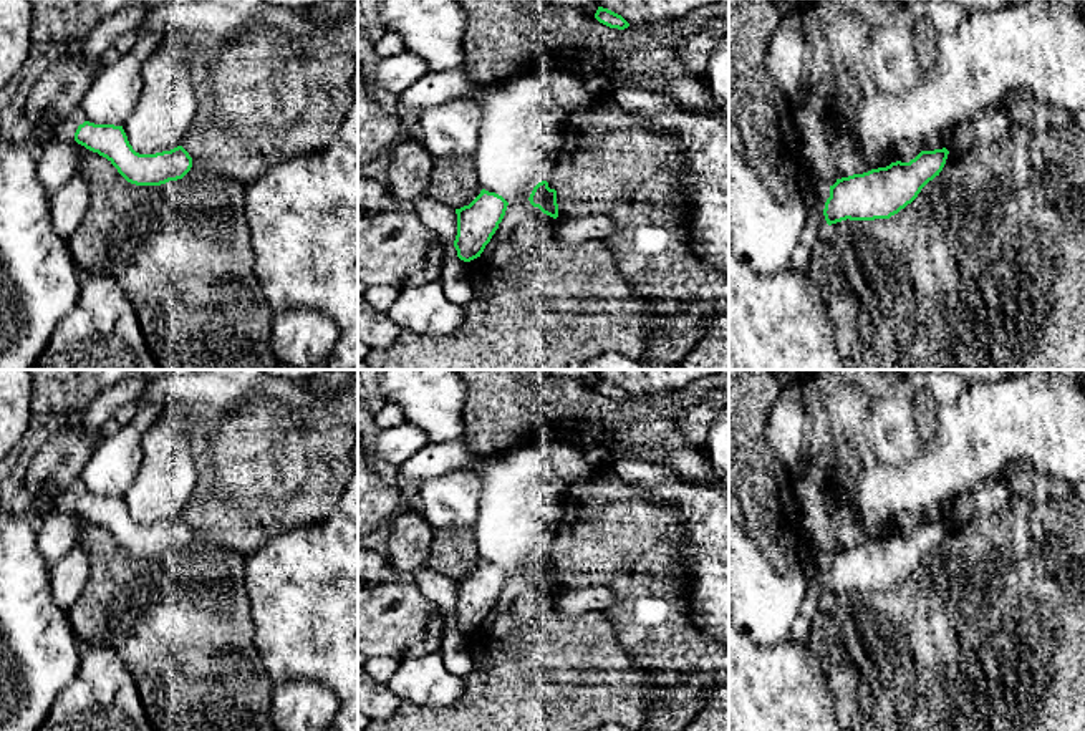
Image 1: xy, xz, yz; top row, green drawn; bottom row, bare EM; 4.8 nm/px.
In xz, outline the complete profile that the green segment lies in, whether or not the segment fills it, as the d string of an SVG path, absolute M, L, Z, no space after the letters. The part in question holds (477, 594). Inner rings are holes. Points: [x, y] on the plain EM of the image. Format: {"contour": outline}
{"contour": "M482 560L469 577L456 580L457 607L454 618L461 632L470 633L480 628L499 600L507 577L509 574L502 567Z"}

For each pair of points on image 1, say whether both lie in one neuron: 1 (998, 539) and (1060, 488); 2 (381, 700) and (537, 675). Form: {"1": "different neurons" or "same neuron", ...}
{"1": "different neurons", "2": "different neurons"}

